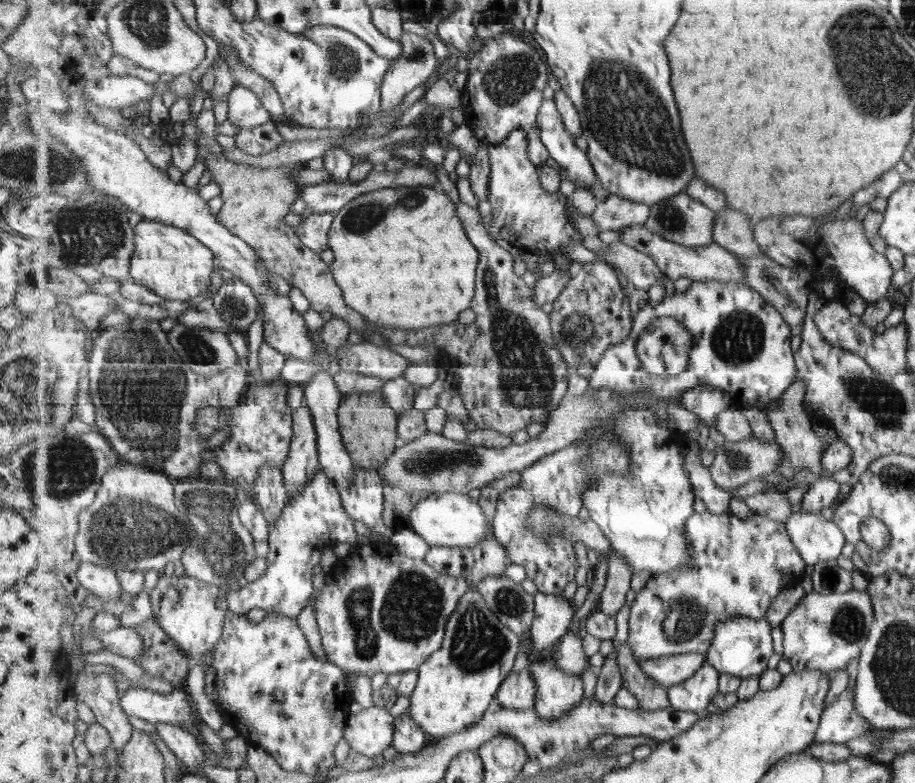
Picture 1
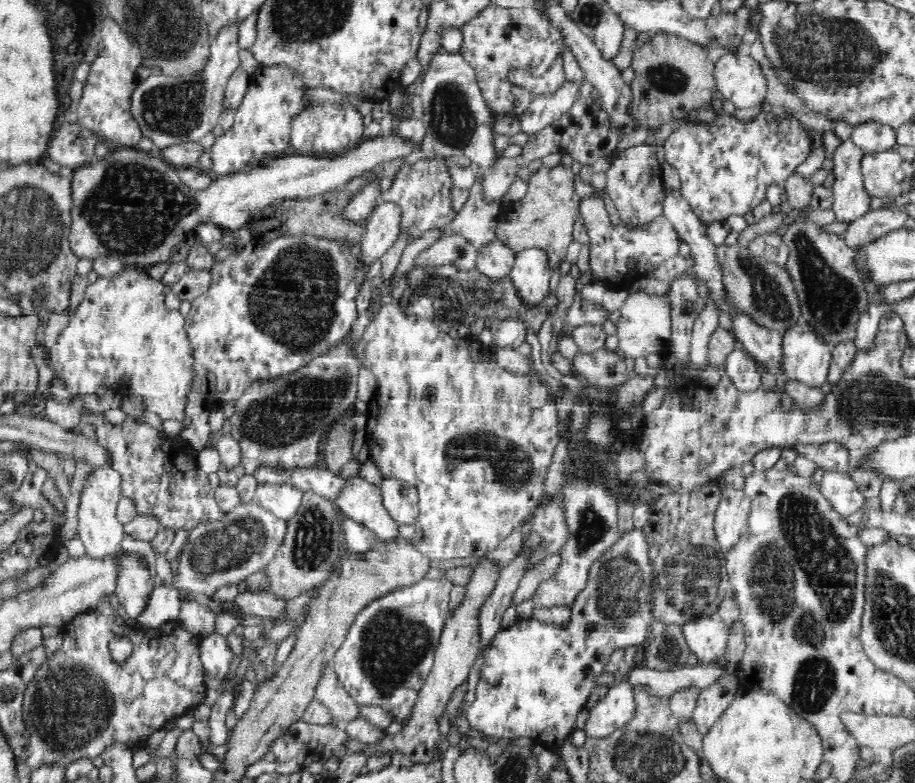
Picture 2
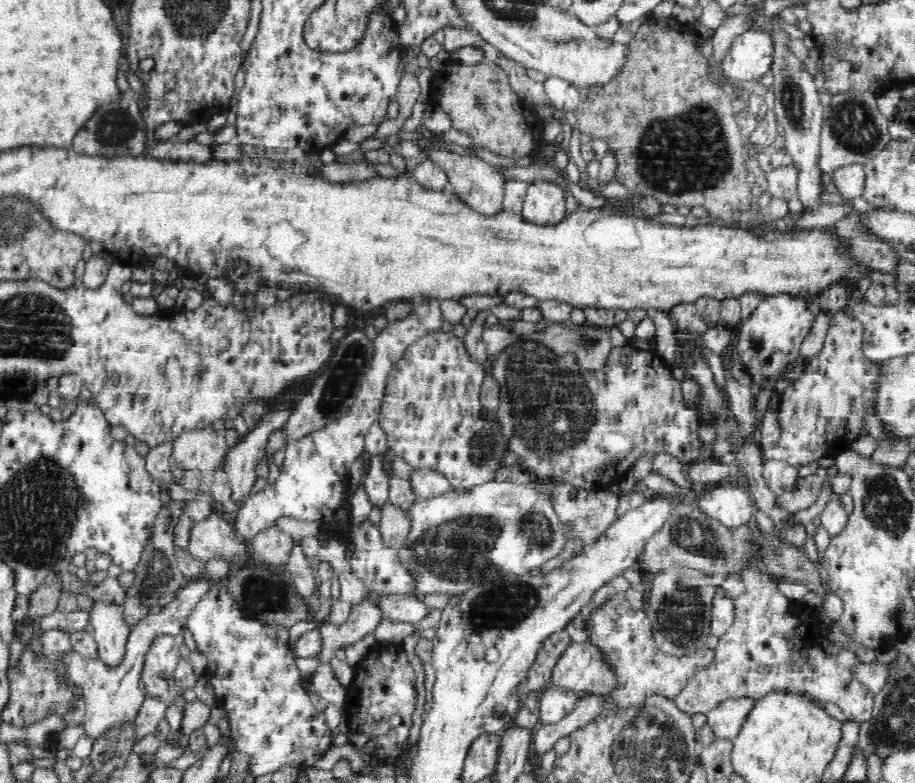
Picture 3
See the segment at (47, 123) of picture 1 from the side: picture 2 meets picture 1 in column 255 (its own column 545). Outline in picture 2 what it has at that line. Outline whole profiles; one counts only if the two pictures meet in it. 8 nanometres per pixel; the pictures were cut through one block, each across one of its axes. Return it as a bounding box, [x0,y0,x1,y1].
[511,248,550,305]

